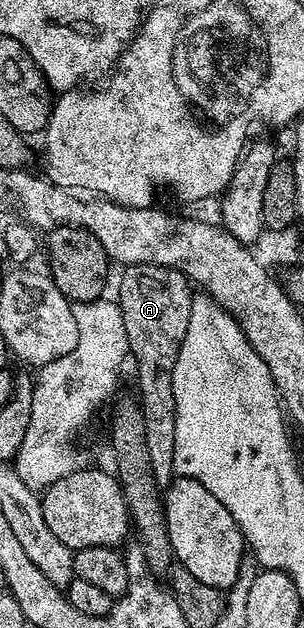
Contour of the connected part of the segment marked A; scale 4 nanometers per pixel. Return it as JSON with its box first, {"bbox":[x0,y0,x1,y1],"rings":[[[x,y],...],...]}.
{"bbox":[119,263,194,489],"rings":[[[139,263],[126,266],[121,272],[121,299],[119,306],[123,313],[123,325],[127,329],[131,363],[137,366],[137,387],[141,390],[139,402],[143,413],[143,425],[147,429],[147,453],[151,456],[151,469],[155,473],[157,486],[164,489],[173,482],[175,472],[175,393],[173,392],[173,370],[191,321],[191,305],[194,288],[183,272],[175,268],[160,267],[153,263]]]}

